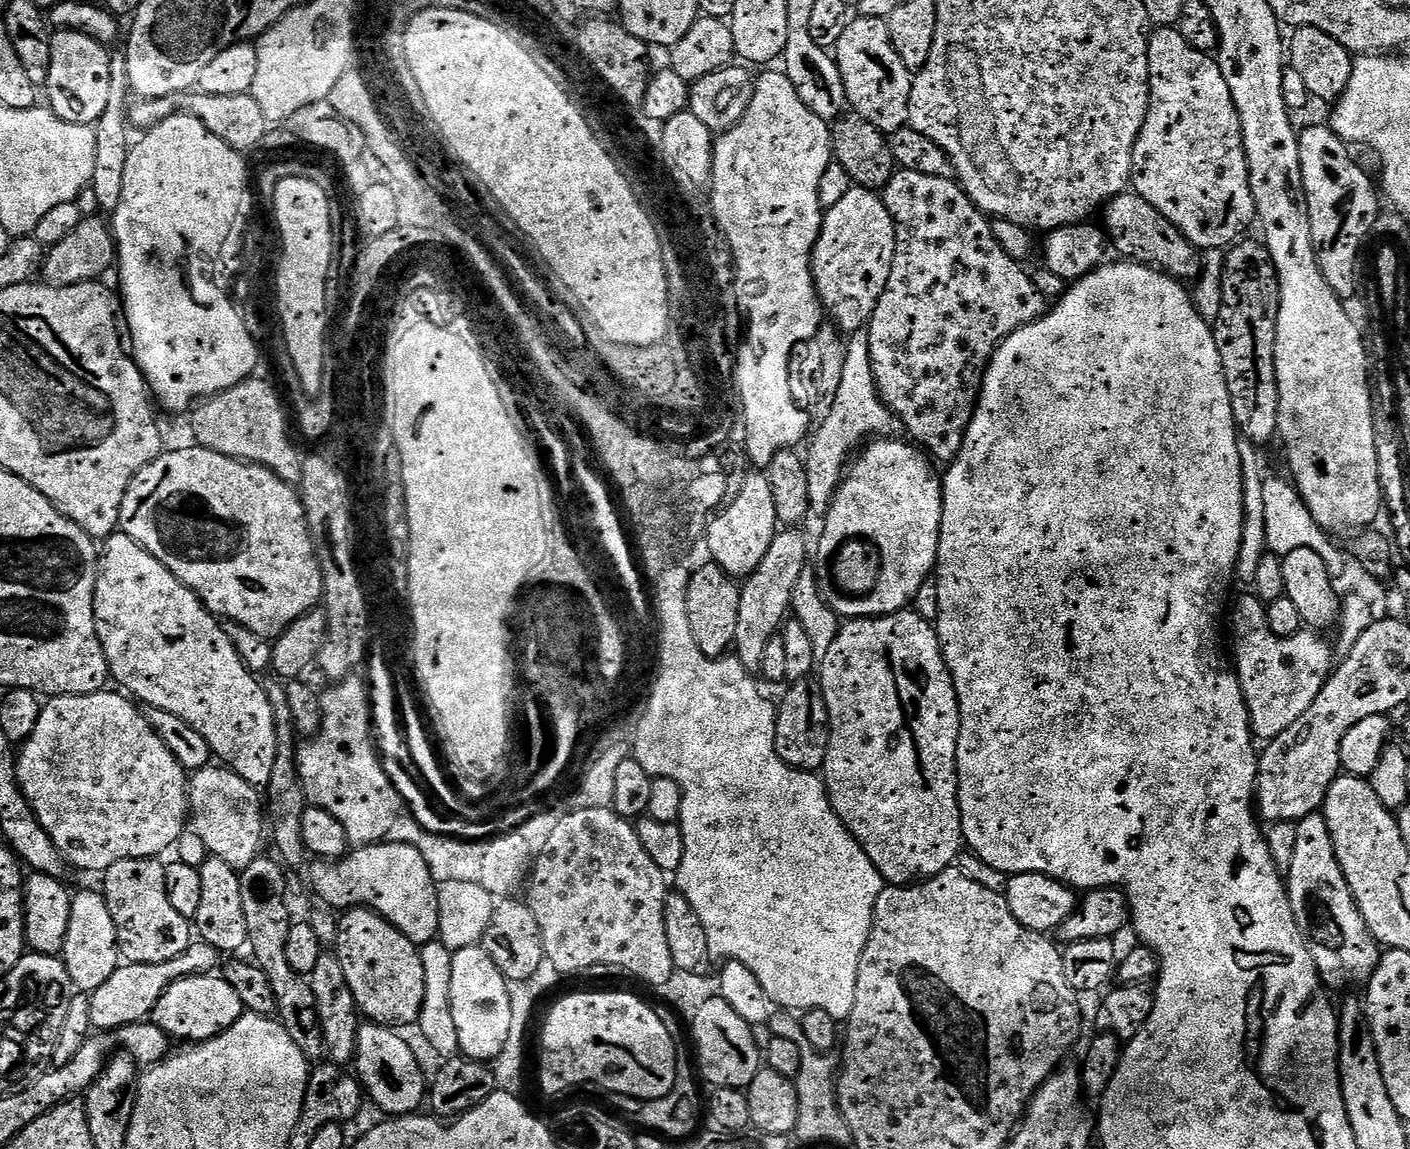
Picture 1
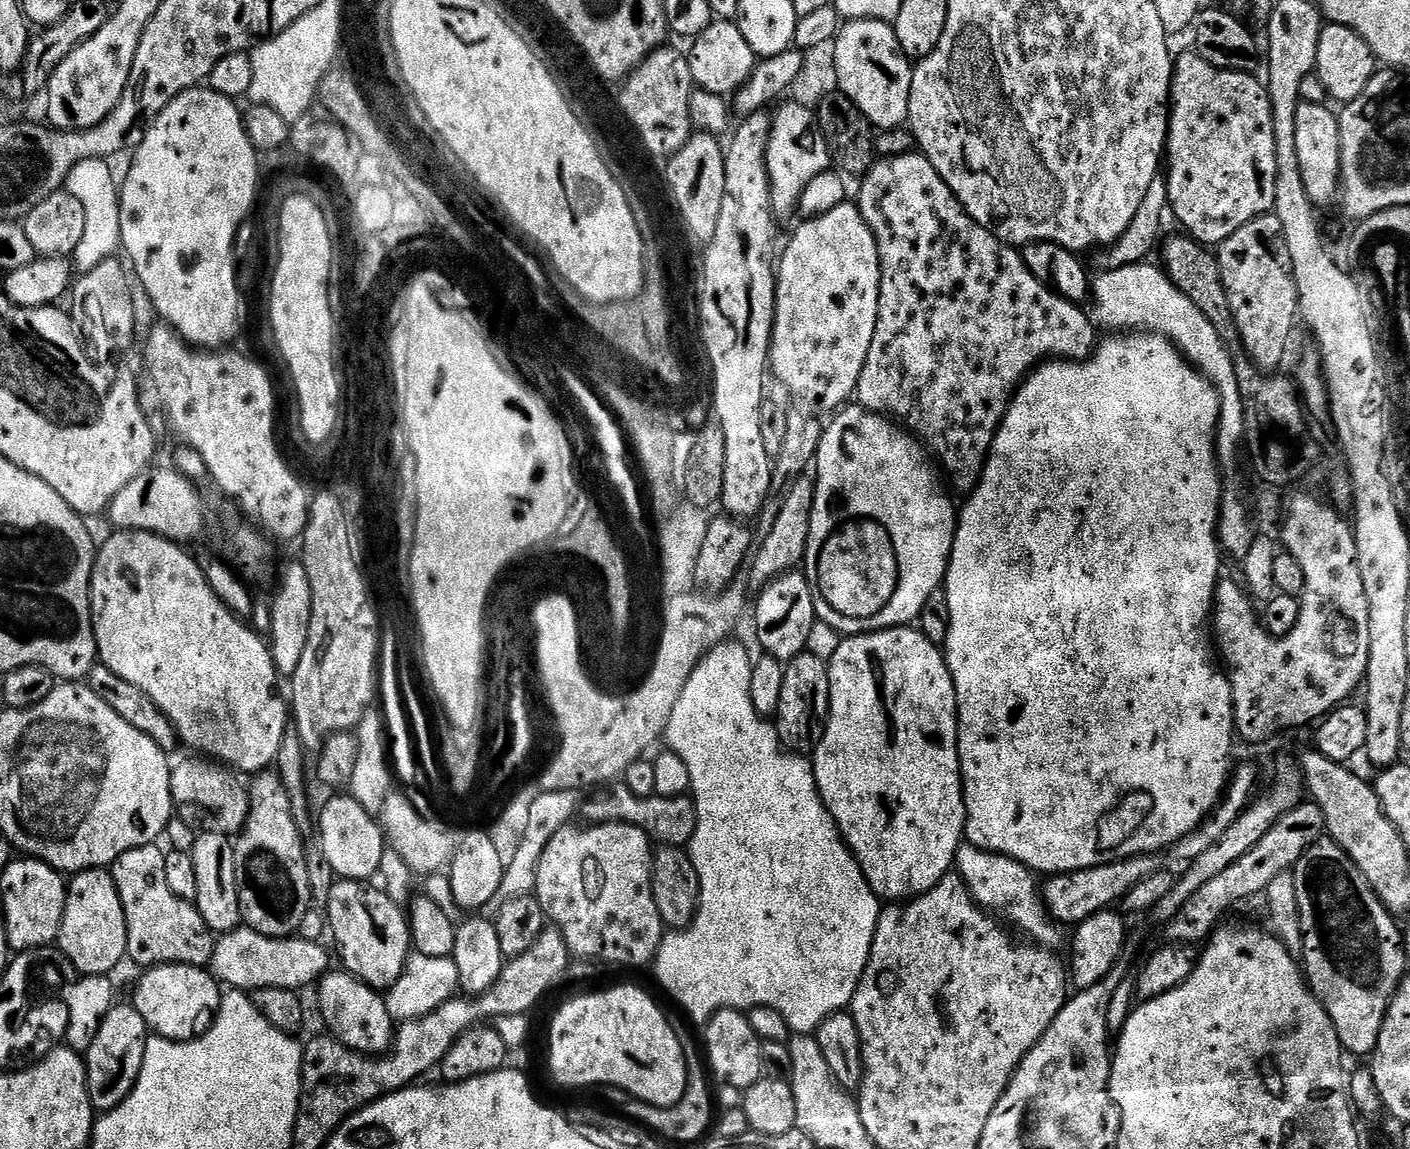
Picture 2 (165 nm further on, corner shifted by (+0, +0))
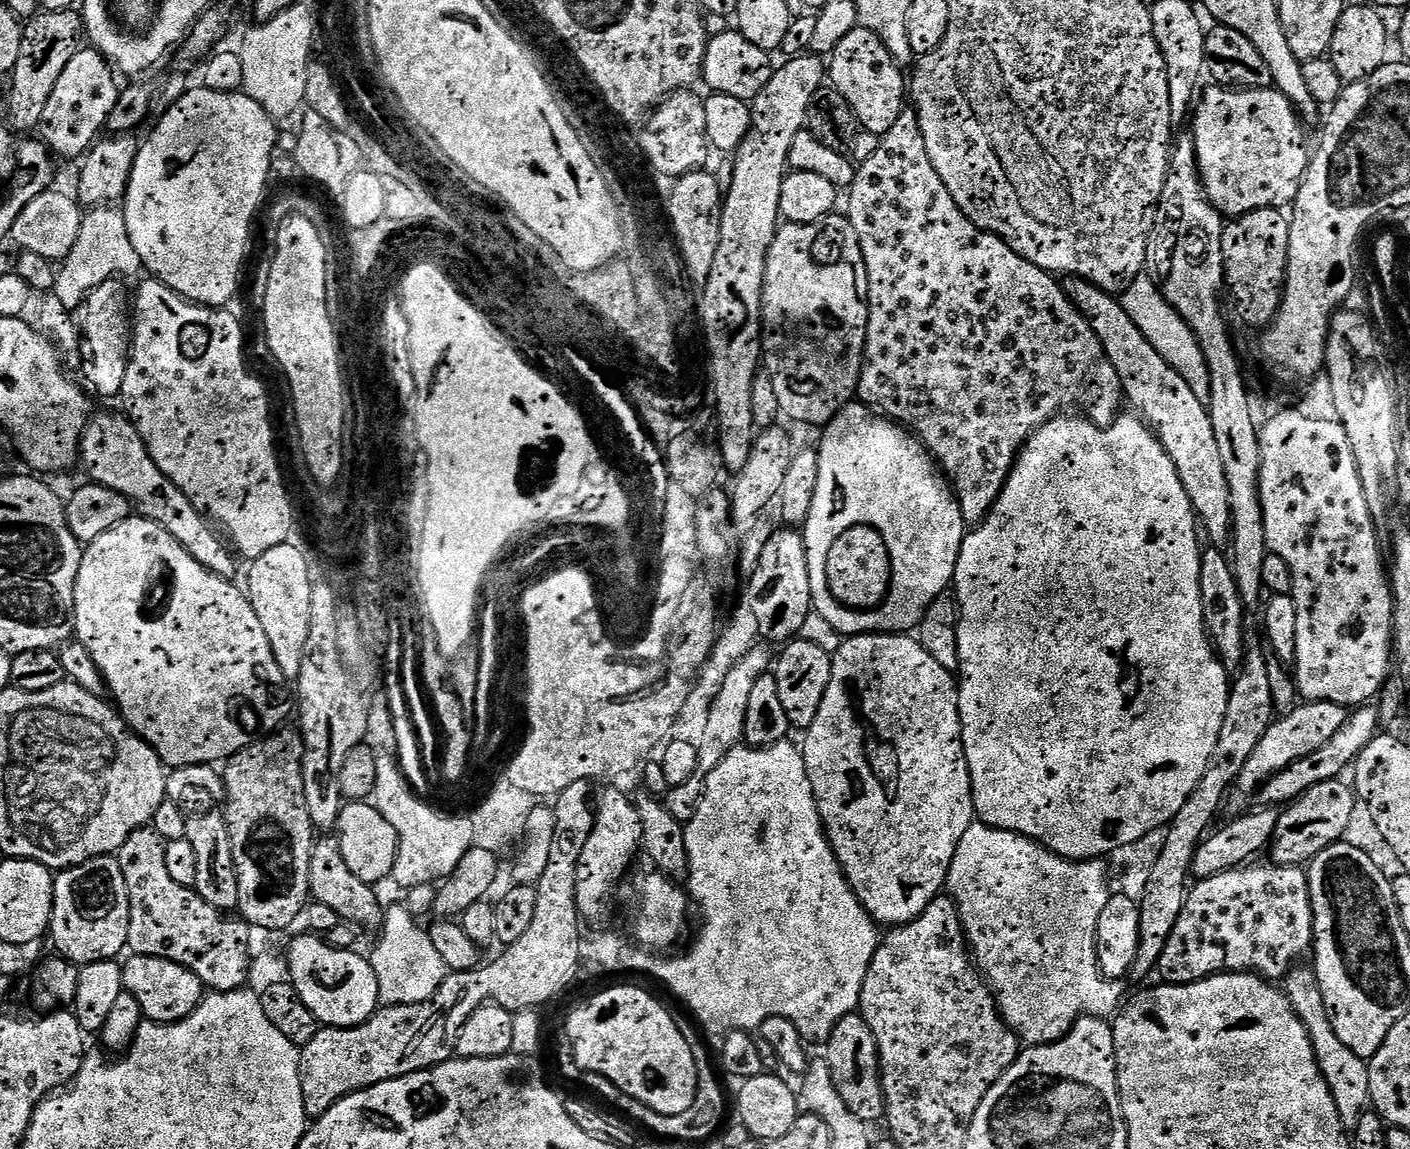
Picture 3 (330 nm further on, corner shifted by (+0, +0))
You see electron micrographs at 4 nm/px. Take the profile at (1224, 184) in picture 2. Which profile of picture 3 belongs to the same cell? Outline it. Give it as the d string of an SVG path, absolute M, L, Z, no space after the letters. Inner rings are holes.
M1211 87L1203 89L1190 120L1190 135L1196 147L1196 165L1208 200L1225 218L1245 216L1247 212L1263 208L1287 209L1287 204L1289 207L1300 193L1301 181L1310 163L1310 148L1308 152L1308 140L1304 137L1306 124L1296 111L1296 106L1277 92L1275 87Z

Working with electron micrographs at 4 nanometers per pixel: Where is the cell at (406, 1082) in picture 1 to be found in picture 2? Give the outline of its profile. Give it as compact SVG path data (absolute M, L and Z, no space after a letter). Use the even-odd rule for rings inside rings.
M332 970L320 977L315 992L315 1003L320 1009L323 1027L328 1027L325 1029L347 1048L353 1048L365 1056L378 1056L391 1049L394 1043L394 1021L387 999L377 989L366 986L366 982L348 972Z

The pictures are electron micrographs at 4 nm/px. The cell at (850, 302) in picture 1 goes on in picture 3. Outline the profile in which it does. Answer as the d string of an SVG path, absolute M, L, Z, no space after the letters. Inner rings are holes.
M833 214L813 224L785 223L777 231L774 242L768 251L766 274L764 275L764 311L762 320L766 325L767 331L762 336L762 360L766 365L768 375L771 376L774 382L774 391L778 394L778 406L785 417L789 416L790 419L797 420L800 424L826 426L856 396L856 387L860 381L860 368L864 364L864 339L868 329L868 301L862 295L863 271L862 246L858 242L858 234L854 230L854 226L849 222L847 215Z

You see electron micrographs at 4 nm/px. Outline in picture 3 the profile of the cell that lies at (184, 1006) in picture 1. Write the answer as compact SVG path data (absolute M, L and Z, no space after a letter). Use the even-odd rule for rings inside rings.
M129 955L127 959L128 961L123 961L122 964L124 969L124 990L134 994L134 998L138 998L138 1006L142 1006L145 1021L153 1024L176 1024L188 1017L200 1005L200 1001L206 995L204 983L200 981L198 974L194 974L186 966L162 958L150 958L149 956Z

